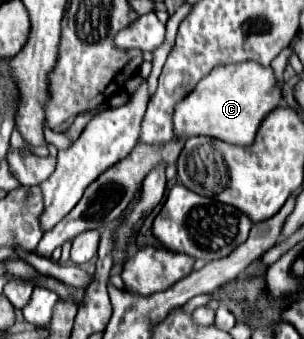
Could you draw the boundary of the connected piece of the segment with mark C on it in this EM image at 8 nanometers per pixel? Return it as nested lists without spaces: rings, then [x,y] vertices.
[[[254,60],[224,64],[214,68],[208,78],[200,80],[200,84],[176,106],[174,134],[184,138],[204,134],[222,138],[232,144],[248,146],[254,142],[254,136],[266,114],[280,104],[282,88],[278,86],[272,66],[262,66]]]

